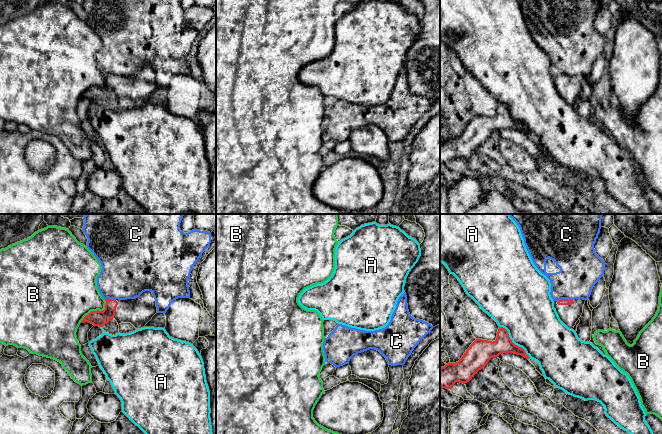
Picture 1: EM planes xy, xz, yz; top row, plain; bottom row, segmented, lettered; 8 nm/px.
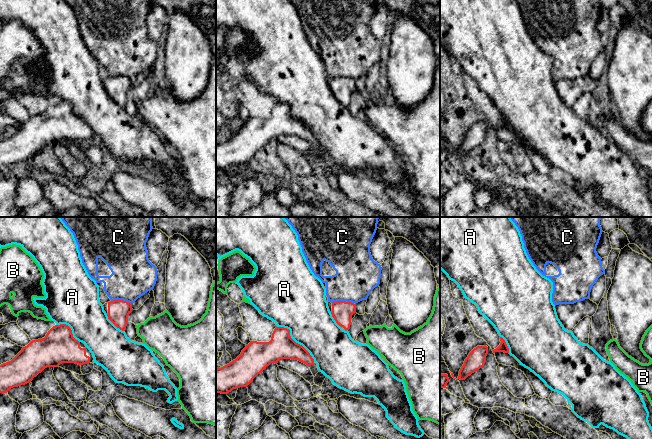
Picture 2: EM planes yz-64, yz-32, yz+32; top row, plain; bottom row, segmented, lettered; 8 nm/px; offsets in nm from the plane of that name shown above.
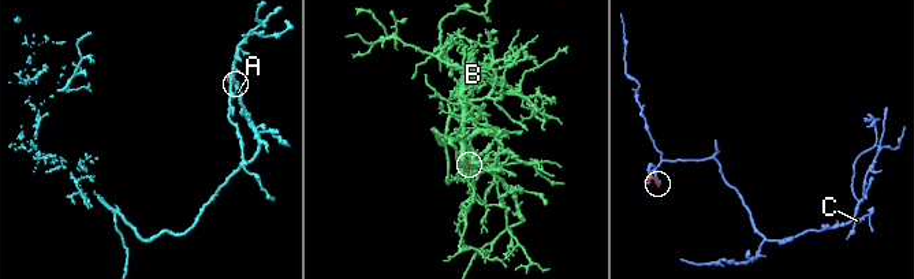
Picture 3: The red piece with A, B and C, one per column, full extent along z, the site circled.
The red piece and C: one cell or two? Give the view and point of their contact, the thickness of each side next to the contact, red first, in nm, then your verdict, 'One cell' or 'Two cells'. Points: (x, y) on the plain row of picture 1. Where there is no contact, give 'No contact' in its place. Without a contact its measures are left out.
Touches red at yz (565, 75). Thickness 50 nm (red) against 320 nm. Two cells

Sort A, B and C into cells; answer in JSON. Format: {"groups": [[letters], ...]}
{"groups": [["A"], ["B"], ["C"]]}

